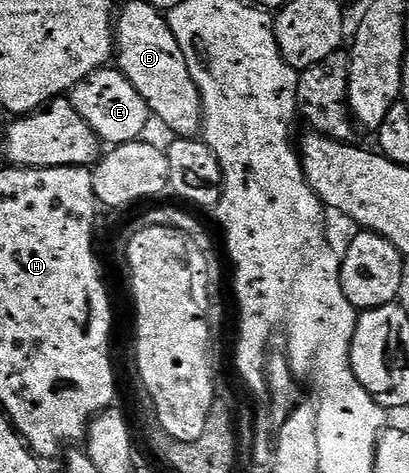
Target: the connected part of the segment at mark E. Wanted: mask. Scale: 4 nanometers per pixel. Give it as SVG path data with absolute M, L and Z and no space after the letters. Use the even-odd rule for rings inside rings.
M105 67L94 71L86 79L82 79L72 89L70 94L72 105L90 123L90 127L100 136L105 146L115 147L125 145L131 141L141 140L148 129L150 114L146 99L134 91L134 83L125 73L116 67Z

